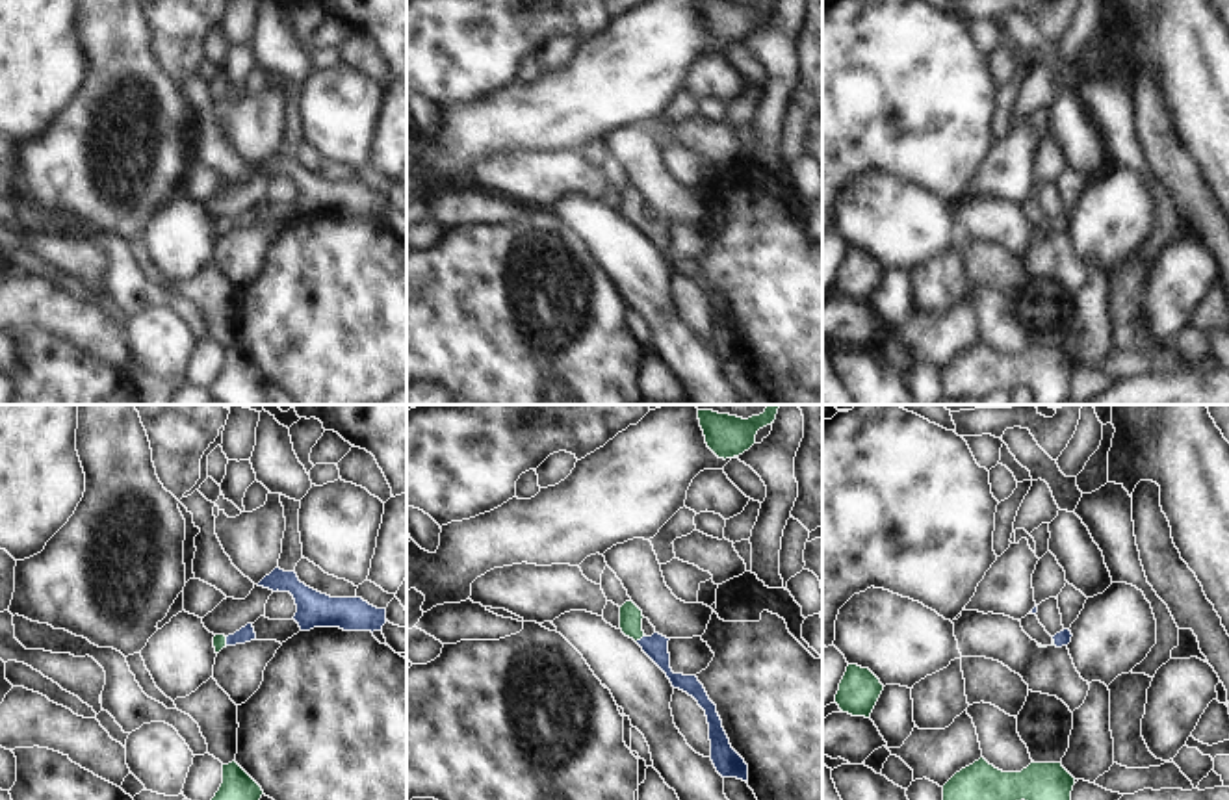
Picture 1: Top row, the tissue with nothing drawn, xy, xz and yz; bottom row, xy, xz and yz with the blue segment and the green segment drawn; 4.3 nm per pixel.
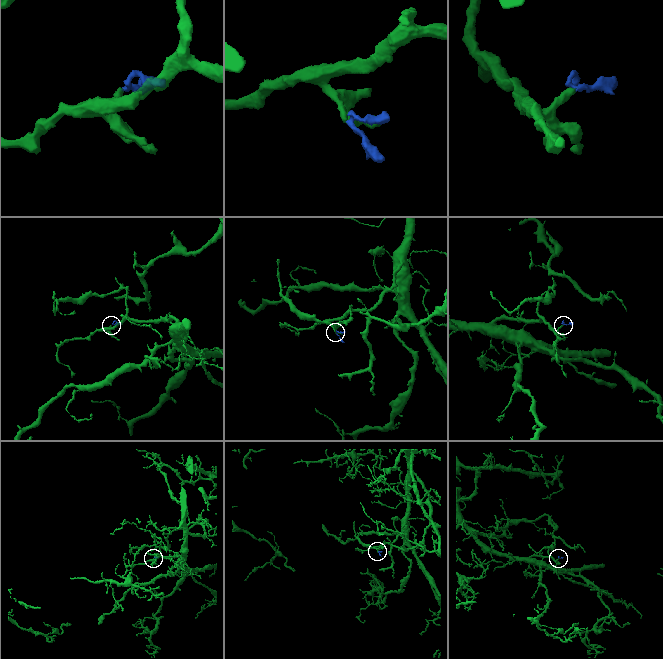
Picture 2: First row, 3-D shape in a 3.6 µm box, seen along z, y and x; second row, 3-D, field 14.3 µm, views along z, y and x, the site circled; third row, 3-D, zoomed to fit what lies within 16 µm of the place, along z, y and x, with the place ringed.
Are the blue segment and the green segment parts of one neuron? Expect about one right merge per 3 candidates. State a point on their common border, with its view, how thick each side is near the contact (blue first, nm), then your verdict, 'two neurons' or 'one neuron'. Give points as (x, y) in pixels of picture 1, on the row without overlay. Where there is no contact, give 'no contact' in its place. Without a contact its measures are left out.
contact xz (641, 223); calibres 110 and 100 nm; one neuron

